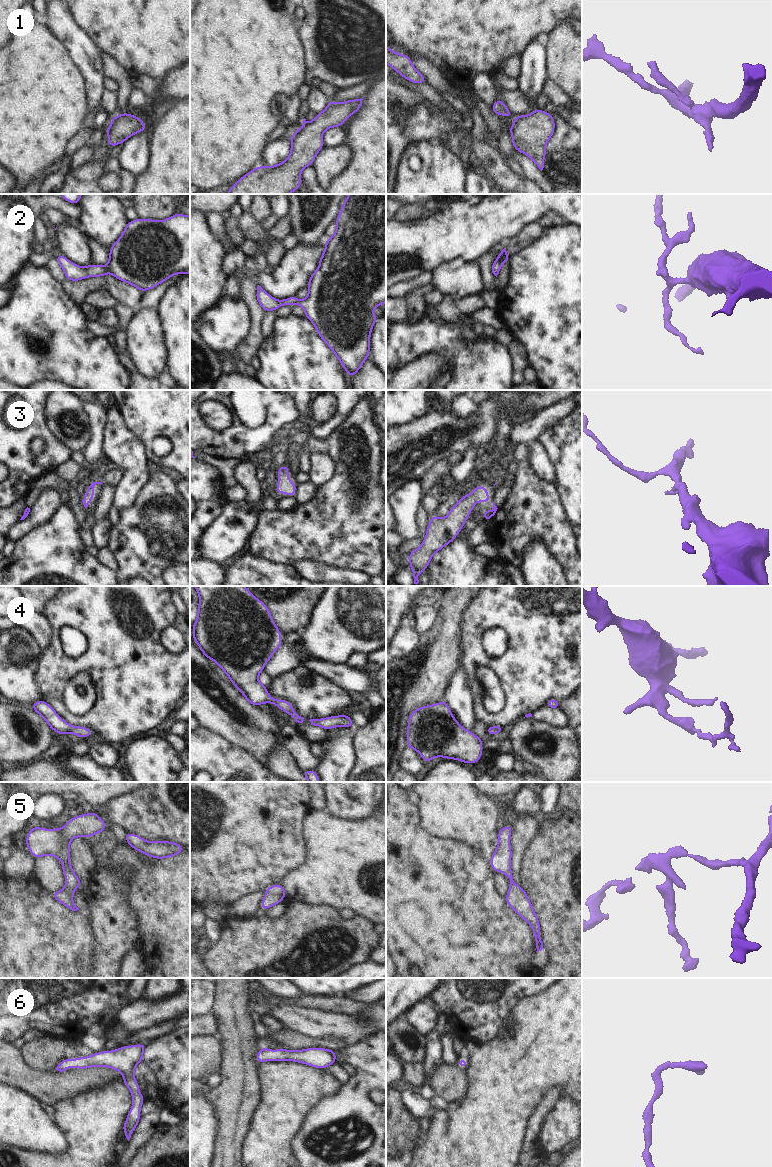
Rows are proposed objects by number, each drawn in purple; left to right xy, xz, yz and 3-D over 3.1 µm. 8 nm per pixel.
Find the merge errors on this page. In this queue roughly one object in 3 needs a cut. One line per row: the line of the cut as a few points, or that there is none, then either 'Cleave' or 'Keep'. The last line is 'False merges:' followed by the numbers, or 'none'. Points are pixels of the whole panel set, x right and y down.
1: Split along yz (512, 126), (511, 133). Cleave
2: No split. Keep
3: No split. Keep
4: No split. Keep
5: No split. Keep
6: No split. Keep
False merges: 1.

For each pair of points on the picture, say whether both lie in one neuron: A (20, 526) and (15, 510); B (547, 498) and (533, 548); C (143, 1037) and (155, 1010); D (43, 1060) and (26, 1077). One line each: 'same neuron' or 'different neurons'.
A: different neurons
B: different neurons
C: different neurons
D: different neurons

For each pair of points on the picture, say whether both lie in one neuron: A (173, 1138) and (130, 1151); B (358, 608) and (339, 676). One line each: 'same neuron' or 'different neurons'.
A: different neurons
B: different neurons

